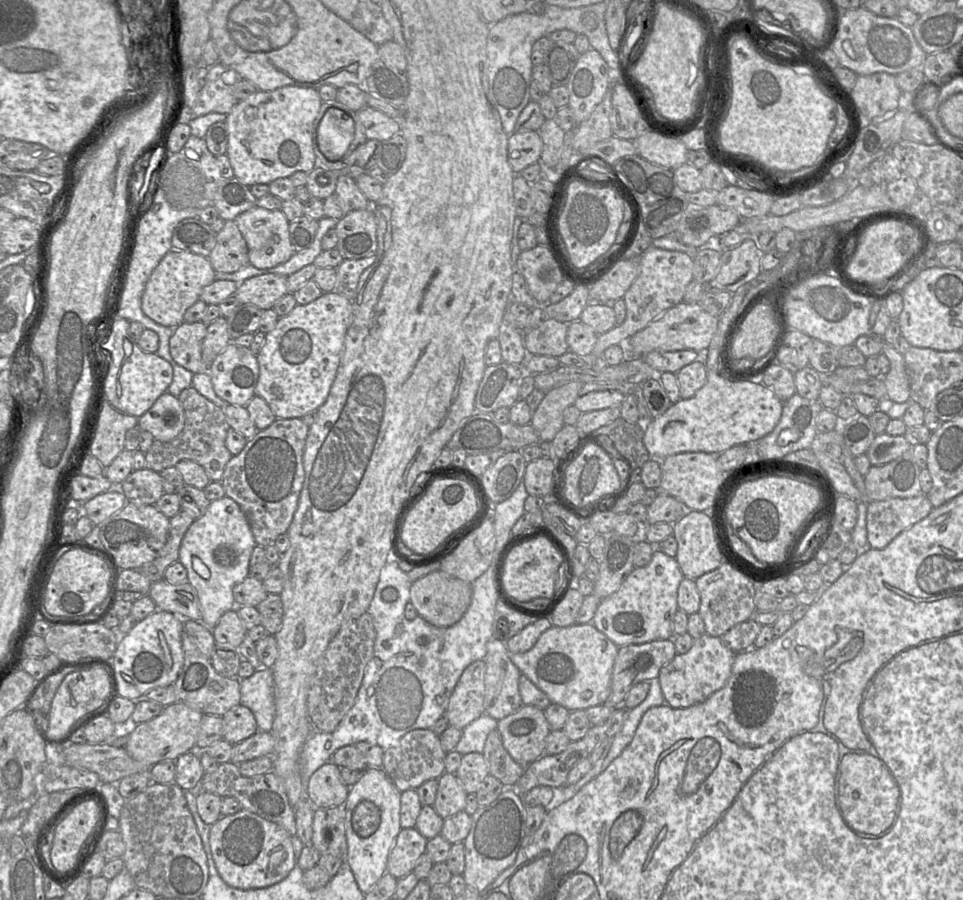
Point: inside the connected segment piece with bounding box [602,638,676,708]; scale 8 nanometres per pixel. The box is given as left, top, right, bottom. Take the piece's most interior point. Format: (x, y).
(634, 663)

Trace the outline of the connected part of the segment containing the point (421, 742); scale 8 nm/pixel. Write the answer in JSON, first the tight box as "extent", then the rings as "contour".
{"extent":[382,729,446,792],"contour":[[[414,729],[407,732],[398,743],[384,750],[382,769],[402,792],[417,789],[430,779],[438,779],[445,773],[446,754],[441,746],[440,735],[432,729]]]}

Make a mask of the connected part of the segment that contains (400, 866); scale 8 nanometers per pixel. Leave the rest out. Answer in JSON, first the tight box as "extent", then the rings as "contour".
{"extent":[387,827,426,879],"contour":[[[415,827],[402,828],[387,860],[387,873],[397,879],[413,872],[419,857],[426,852],[426,839]]]}

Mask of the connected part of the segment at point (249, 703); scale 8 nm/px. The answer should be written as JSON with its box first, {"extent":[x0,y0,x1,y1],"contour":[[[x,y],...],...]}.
{"extent":[239,669,275,732],"contour":[[[272,669],[256,670],[250,677],[239,679],[239,683],[240,704],[254,714],[257,731],[270,732],[275,714]]]}

